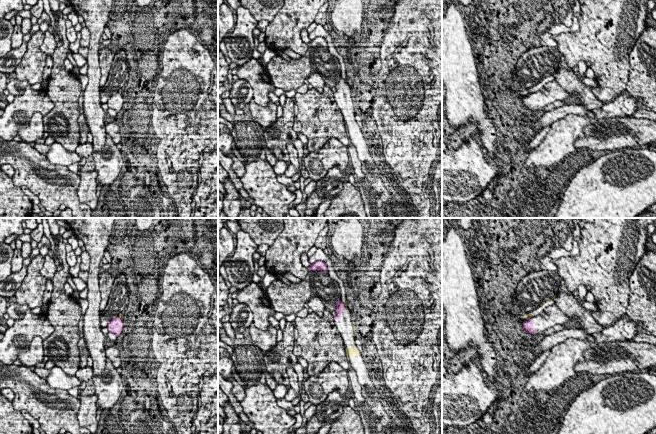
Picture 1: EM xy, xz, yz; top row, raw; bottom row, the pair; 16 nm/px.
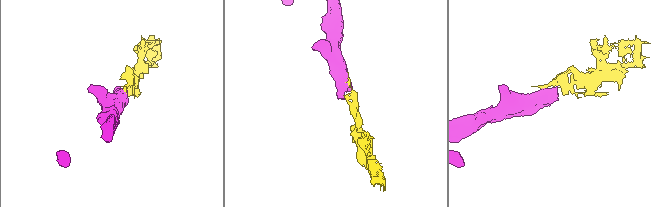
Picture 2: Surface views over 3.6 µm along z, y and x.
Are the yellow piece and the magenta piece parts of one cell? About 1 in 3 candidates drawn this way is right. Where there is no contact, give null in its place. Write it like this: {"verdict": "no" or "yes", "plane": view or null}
{"verdict": "yes", "plane": "yz"}

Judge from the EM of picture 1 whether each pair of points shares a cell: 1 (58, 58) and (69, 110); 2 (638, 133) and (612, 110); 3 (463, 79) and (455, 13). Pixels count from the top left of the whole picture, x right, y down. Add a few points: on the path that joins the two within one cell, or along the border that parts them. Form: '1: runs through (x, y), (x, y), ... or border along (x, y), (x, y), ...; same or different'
1: runs through (58, 71), (64, 87), (65, 97); same
2: border along (621, 117), (602, 117), (599, 119); different
3: runs through (455, 63), (455, 29); same

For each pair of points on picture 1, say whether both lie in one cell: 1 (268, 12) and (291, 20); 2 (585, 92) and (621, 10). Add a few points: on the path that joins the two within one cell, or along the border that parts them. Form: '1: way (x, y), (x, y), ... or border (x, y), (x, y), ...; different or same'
1: border (280, 10), (270, 22); different
2: border (590, 88), (592, 93), (602, 102); different

